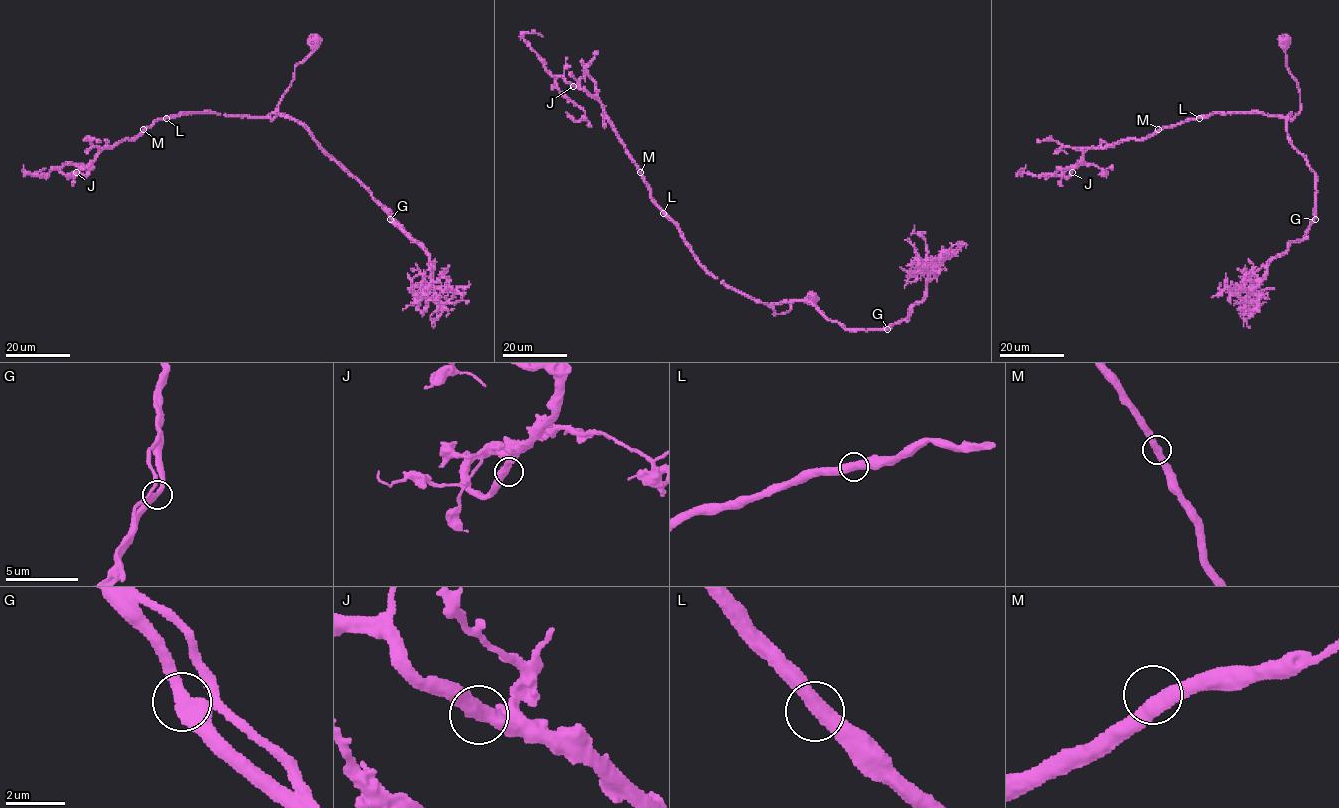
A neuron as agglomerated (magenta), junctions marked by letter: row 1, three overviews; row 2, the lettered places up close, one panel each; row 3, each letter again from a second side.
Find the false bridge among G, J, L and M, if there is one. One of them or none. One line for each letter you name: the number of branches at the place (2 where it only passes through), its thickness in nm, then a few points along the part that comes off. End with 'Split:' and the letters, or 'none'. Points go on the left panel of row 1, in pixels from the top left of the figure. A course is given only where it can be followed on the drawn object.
Split: none

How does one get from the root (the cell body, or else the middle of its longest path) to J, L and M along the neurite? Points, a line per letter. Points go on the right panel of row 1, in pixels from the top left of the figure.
J: (1284, 43), (1286, 65), (1299, 93), (1300, 110), (1291, 120), (1212, 112), (1144, 138), (1090, 147), (1072, 172)
L: (1284, 43), (1286, 65), (1299, 93), (1300, 110), (1291, 120), (1289, 117), (1260, 113), (1212, 112), (1199, 118)
M: (1284, 43), (1286, 65), (1299, 93), (1300, 110), (1291, 120), (1289, 117), (1260, 113), (1212, 112), (1158, 129)

